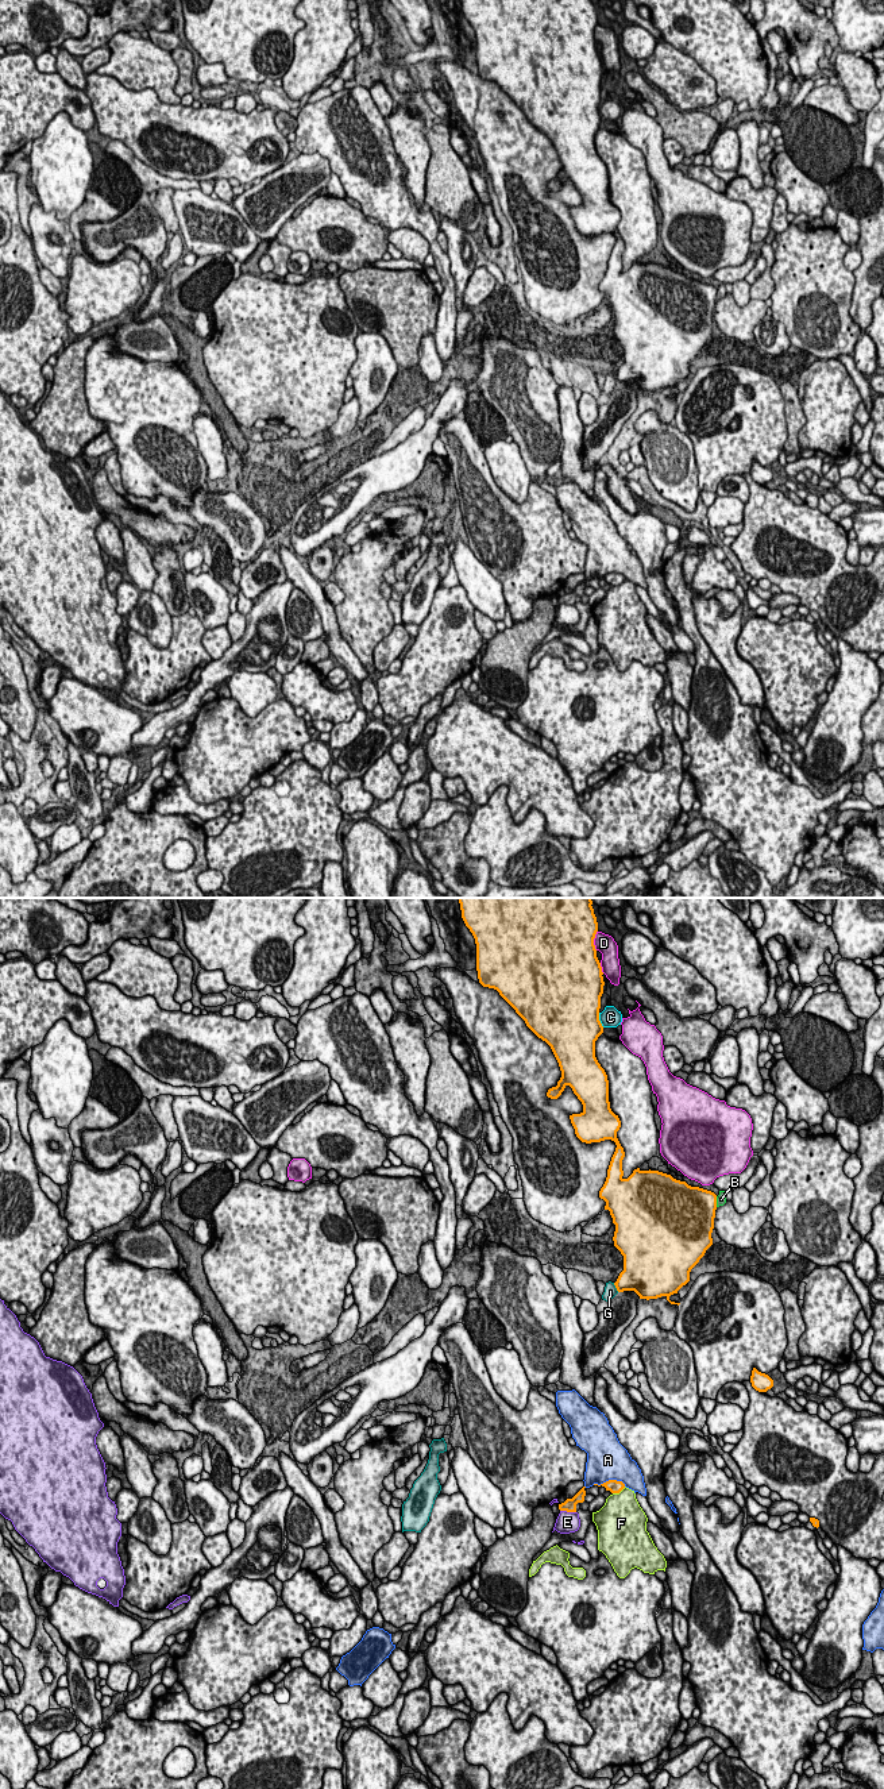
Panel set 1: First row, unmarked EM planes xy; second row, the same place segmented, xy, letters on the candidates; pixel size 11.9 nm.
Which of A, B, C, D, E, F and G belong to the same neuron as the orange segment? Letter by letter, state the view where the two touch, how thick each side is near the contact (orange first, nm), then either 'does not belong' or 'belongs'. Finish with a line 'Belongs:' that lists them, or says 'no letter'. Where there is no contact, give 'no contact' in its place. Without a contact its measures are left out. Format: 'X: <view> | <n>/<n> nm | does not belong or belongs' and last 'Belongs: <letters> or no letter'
A: xy | 160/480 nm | does not belong
B: xy | 480/130 nm | does not belong
C: xy | 550/240 nm | does not belong
D: xy | 500/220 nm | does not belong
E: xy | 160/260 nm | does not belong
F: xy | 160/460 nm | does not belong
G: xy | 320/160 nm | belongs
Belongs: G

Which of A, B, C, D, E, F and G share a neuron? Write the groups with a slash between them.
A / B / C / D / E / F / G

